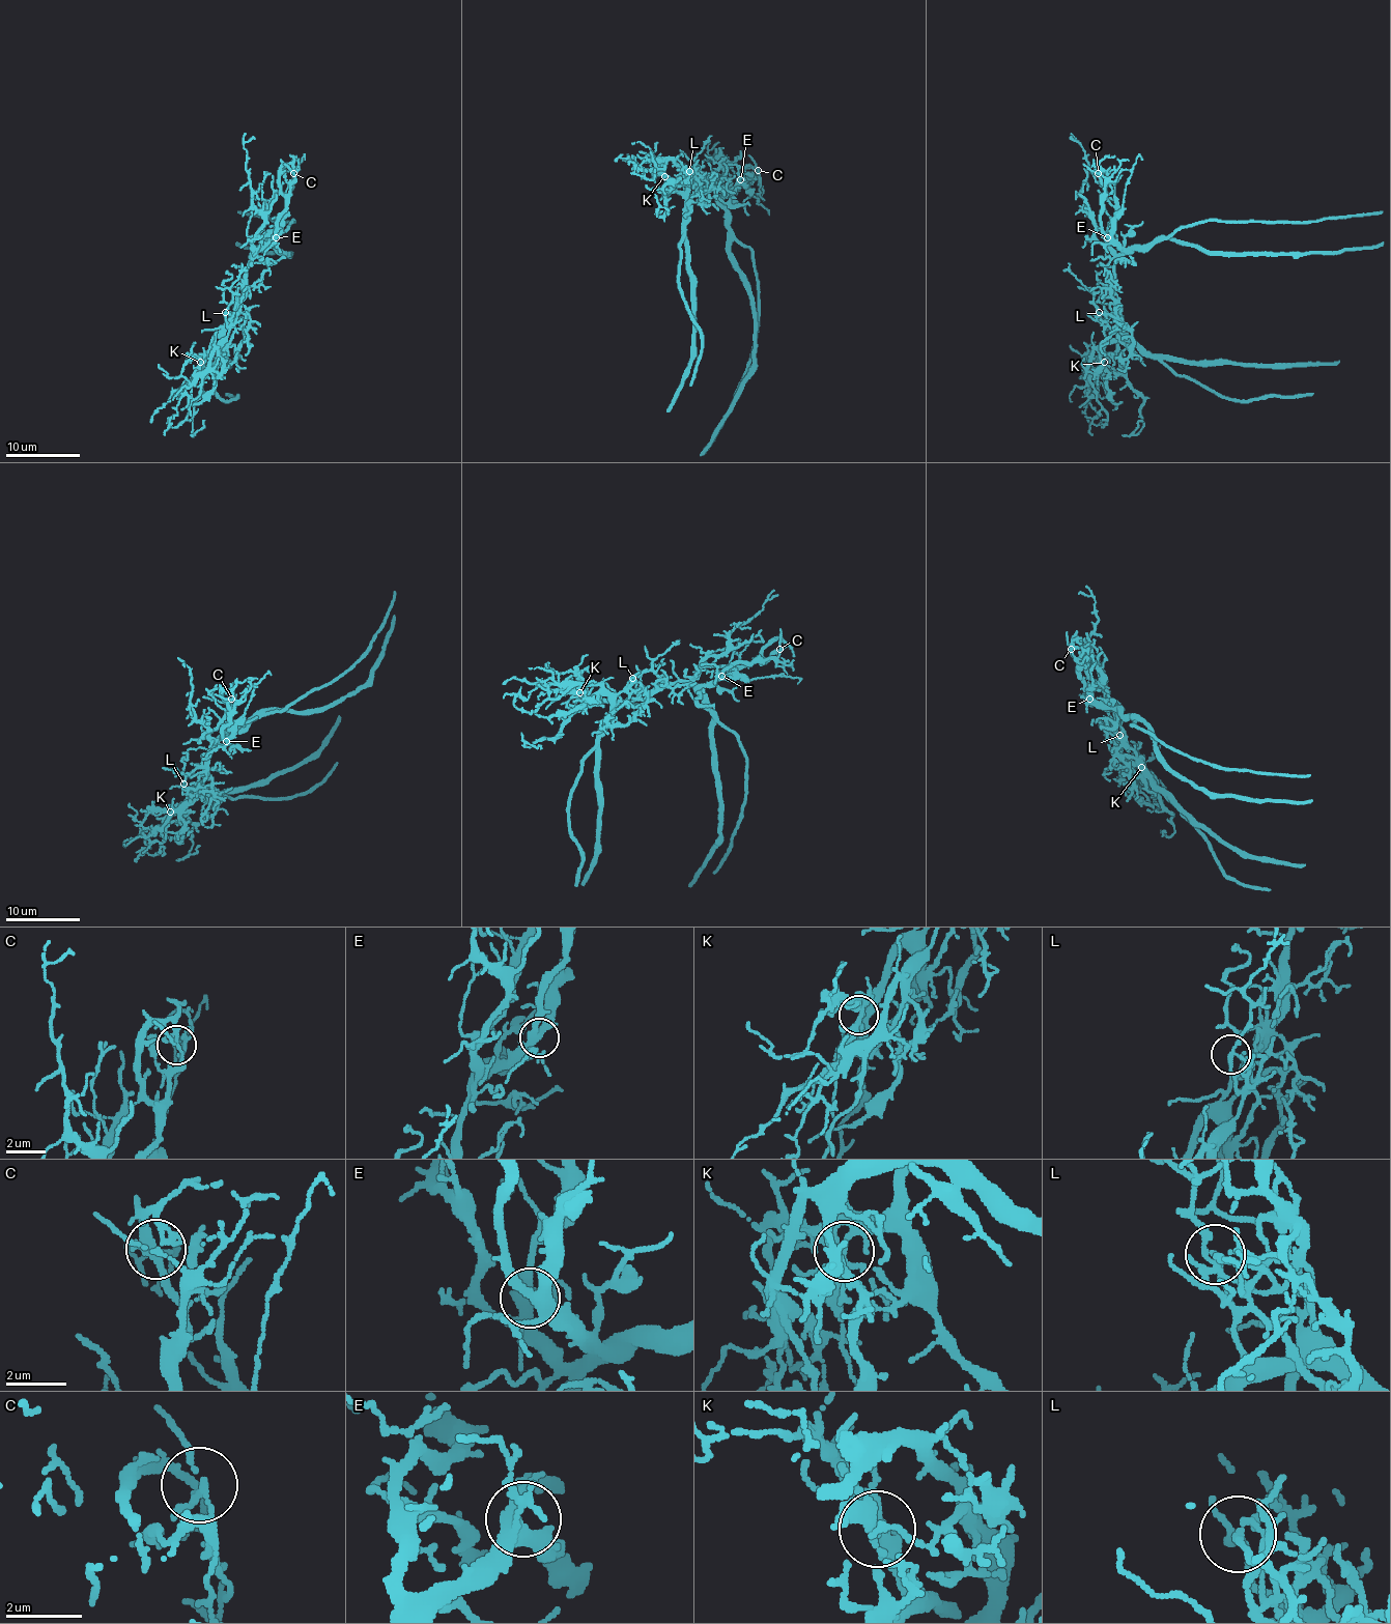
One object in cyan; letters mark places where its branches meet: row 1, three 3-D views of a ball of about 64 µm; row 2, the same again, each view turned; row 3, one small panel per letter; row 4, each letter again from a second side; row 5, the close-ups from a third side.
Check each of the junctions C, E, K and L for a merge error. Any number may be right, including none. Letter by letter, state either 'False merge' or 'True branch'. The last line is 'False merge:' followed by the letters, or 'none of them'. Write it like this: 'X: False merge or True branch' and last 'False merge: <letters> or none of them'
C: True branch
E: True branch
K: True branch
L: False merge
False merge: L

